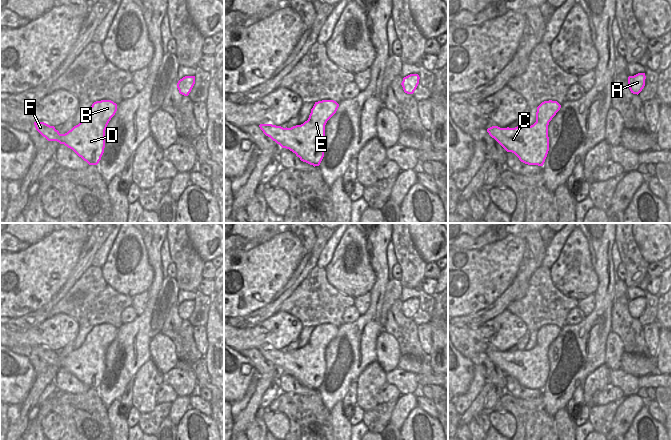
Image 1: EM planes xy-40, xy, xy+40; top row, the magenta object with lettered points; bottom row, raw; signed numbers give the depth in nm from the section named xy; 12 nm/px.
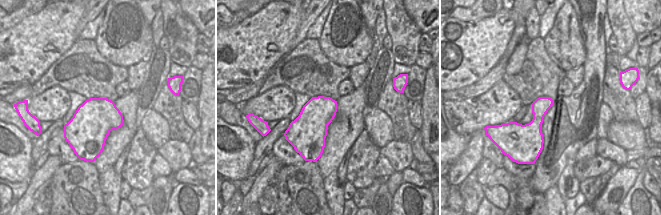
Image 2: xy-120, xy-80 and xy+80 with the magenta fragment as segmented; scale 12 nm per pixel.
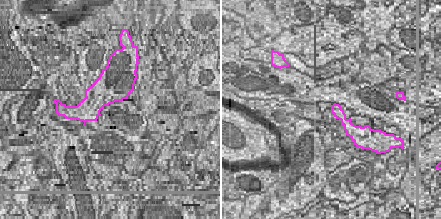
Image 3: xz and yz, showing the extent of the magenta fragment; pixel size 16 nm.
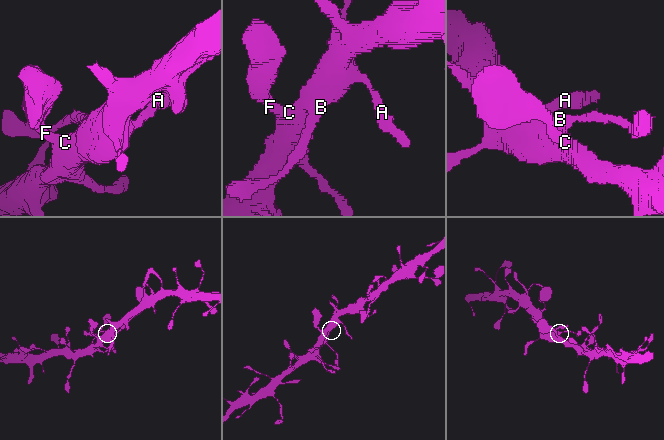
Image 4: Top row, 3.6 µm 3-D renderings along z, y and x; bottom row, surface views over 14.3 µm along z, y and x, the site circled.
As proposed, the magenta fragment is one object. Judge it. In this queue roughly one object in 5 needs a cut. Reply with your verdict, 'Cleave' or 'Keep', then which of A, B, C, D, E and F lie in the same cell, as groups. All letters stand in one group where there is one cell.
Keep. Groups: A B C D E F.

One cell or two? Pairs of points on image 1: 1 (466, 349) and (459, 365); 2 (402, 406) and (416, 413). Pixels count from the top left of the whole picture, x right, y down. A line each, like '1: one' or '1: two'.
1: two
2: two

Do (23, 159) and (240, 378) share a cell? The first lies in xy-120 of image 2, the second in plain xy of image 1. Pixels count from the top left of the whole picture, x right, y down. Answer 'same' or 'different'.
same

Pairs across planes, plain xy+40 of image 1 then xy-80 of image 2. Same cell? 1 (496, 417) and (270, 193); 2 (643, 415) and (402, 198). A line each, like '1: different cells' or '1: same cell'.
1: same cell
2: same cell

